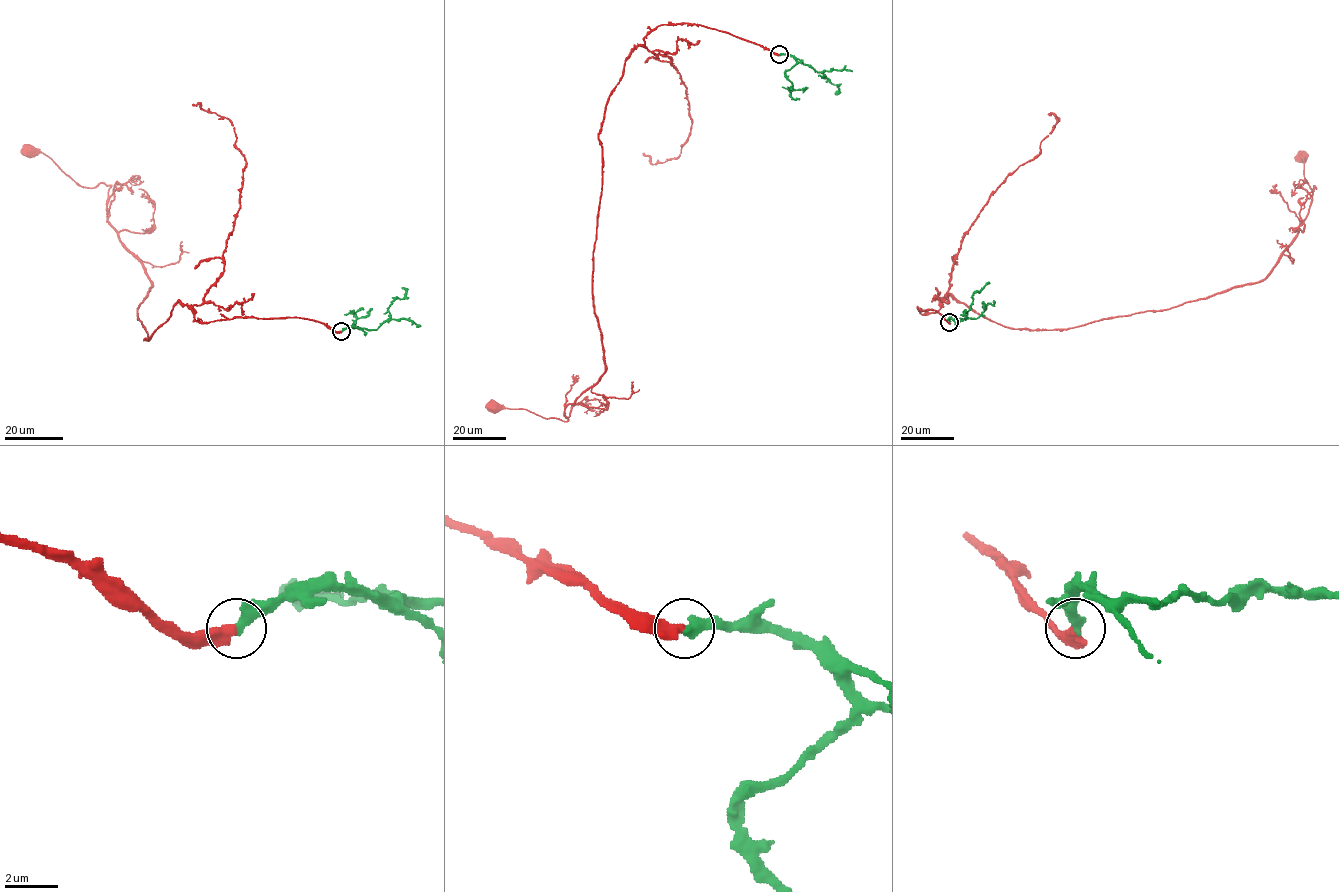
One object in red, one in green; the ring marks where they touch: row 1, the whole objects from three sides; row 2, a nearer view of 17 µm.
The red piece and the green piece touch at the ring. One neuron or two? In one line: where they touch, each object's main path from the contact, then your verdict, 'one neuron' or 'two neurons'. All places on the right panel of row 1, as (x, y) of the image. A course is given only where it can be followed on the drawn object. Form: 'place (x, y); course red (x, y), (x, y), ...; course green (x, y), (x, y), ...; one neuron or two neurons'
place (949, 322); course red (949, 322), (918, 309), (950, 295), (1007, 327), (1067, 330), (1258, 283), (1307, 214), (1301, 158); course green (949, 322), (950, 318), (962, 320), (970, 309), (972, 295), (989, 281); one neuron

